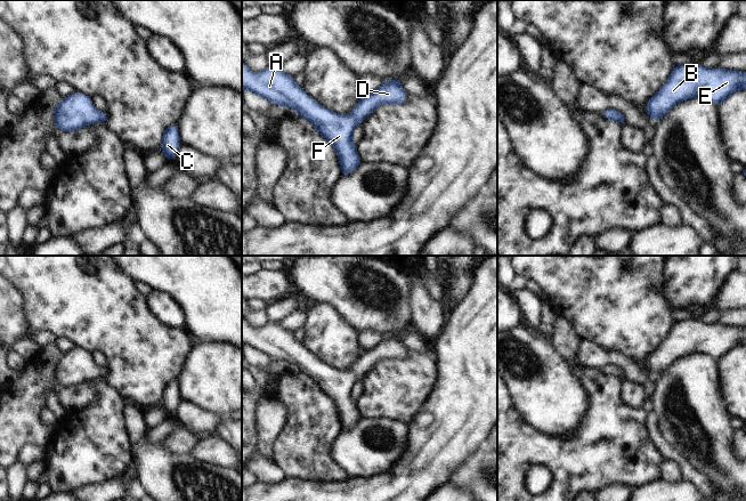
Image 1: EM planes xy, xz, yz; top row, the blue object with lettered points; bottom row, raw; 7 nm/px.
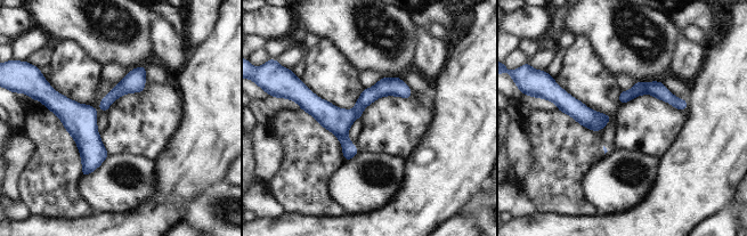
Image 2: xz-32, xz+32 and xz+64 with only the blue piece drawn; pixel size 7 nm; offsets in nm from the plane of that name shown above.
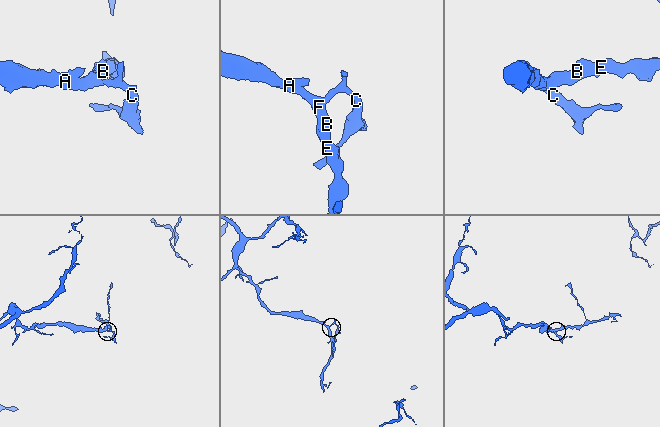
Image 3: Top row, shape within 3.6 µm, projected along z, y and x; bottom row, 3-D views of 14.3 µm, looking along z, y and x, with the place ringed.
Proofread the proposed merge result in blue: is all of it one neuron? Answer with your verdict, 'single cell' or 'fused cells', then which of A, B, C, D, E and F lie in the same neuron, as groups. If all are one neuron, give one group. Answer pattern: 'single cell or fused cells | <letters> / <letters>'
single cell | A B C D E F

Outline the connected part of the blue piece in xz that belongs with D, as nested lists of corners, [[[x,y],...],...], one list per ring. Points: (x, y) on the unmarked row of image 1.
[[[242,317],[242,347],[250,346],[269,358],[276,358],[277,362],[289,362],[299,367],[300,373],[305,373],[318,386],[321,391],[330,397],[335,404],[342,431],[349,430],[363,417],[358,412],[356,402],[351,398],[351,388],[357,380],[362,380],[364,374],[380,359],[406,357],[407,350],[402,345],[402,336],[391,336],[383,338],[371,350],[364,350],[358,359],[352,364],[350,371],[339,371],[333,366],[325,364],[311,355],[301,341],[294,338],[294,333],[283,329],[278,323],[266,323],[262,328],[253,329]]]

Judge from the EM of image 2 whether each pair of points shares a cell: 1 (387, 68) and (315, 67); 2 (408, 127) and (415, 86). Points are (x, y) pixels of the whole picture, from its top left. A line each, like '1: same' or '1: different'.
1: different
2: different

